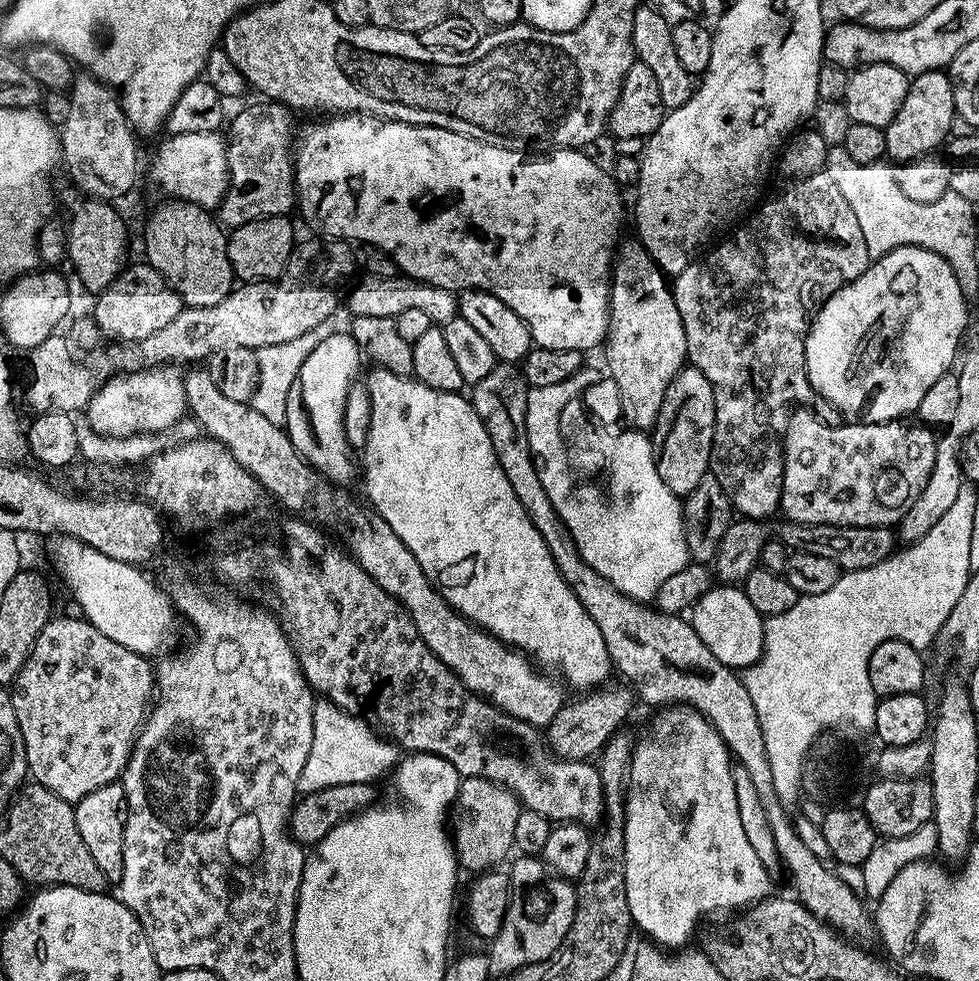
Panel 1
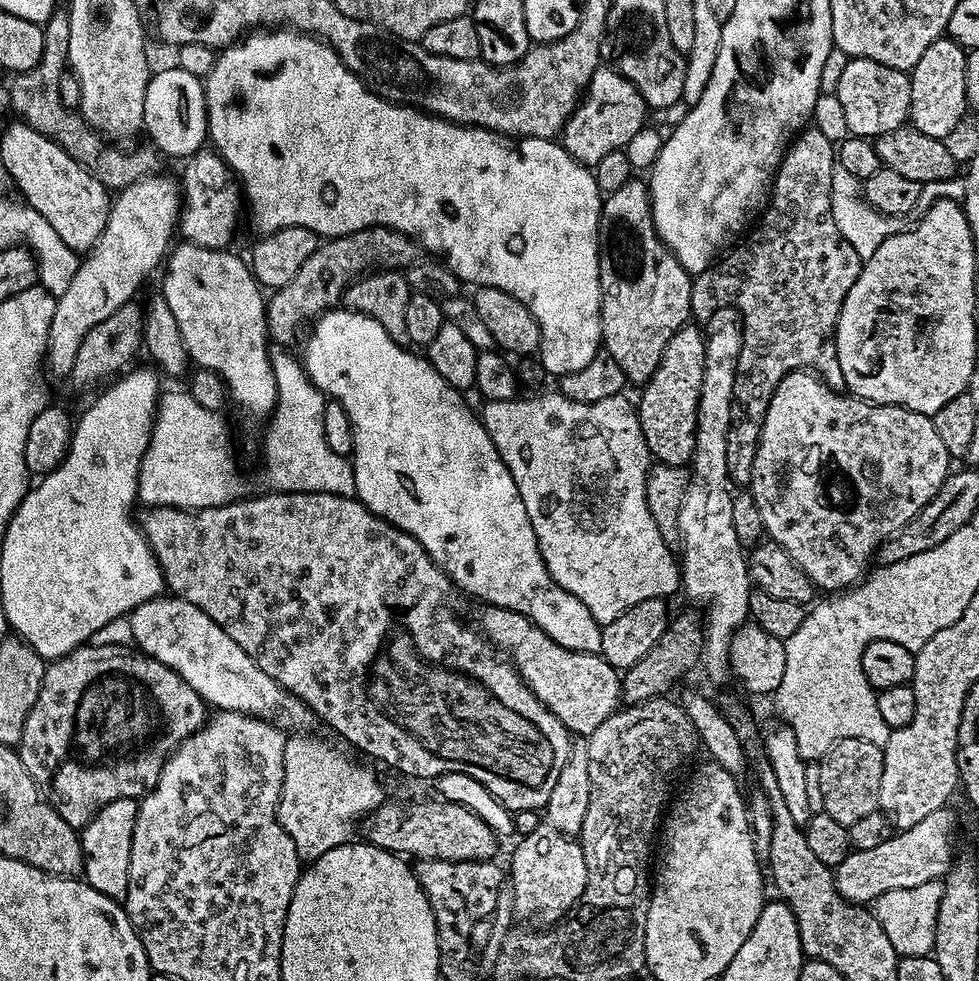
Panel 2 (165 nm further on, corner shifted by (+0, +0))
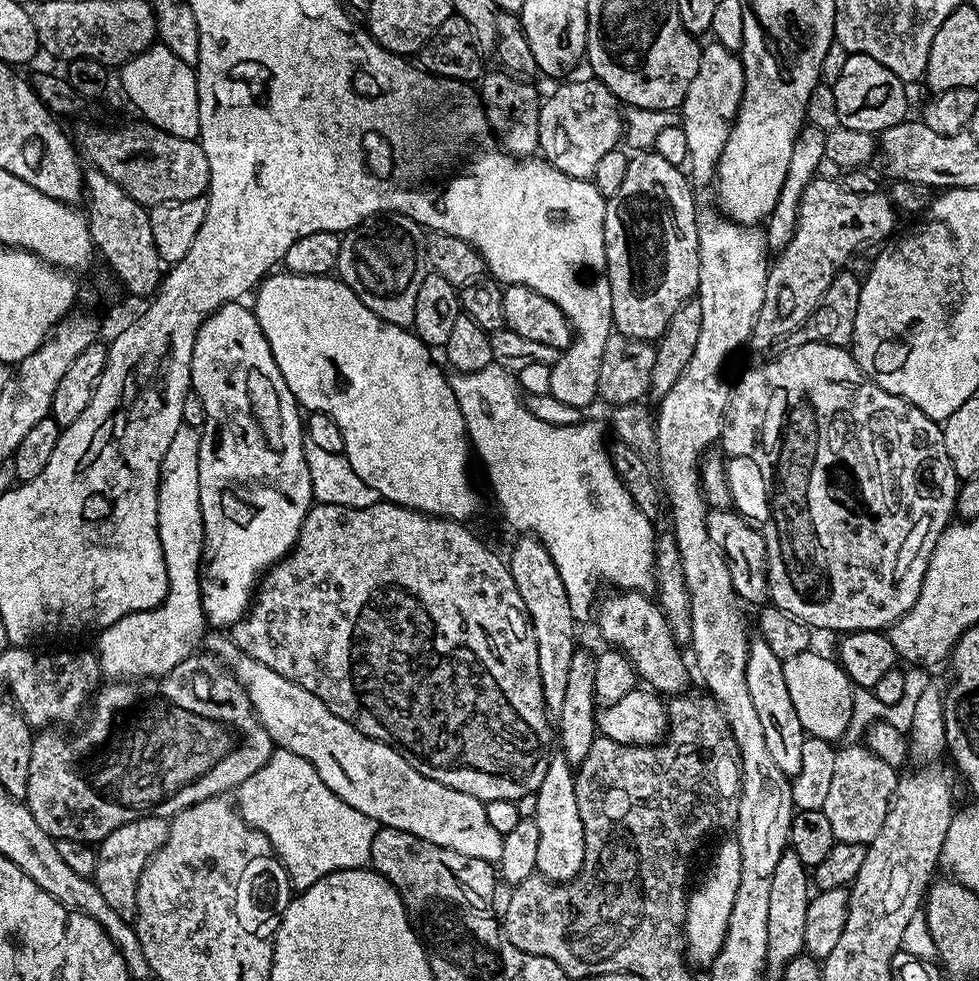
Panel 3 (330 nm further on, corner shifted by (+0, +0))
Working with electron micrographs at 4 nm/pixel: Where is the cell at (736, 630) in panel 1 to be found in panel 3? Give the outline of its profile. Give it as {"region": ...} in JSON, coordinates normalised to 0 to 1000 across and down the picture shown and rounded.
{"region":[[[834,663],[811,667],[811,671],[800,674],[800,678],[807,716],[811,716],[811,725],[822,747],[841,754],[857,755],[857,750],[861,751],[865,747],[870,731],[872,698],[866,688],[858,682],[851,670],[849,673],[846,669],[837,669]]]}

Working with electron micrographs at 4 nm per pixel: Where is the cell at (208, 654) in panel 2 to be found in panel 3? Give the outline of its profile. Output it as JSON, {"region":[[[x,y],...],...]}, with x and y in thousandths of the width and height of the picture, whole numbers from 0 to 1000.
{"region":[[[217,647],[221,648],[213,650],[211,664],[228,674],[233,684],[249,701],[249,706],[255,712],[257,723],[261,726],[261,733],[276,748],[279,759],[304,769],[304,773],[313,773],[313,777],[317,777],[317,781],[325,785],[325,793],[329,793],[329,797],[333,797],[333,801],[337,801],[337,805],[341,805],[341,809],[345,809],[345,813],[349,813],[353,822],[362,822],[362,826],[374,830],[384,837],[385,841],[393,844],[418,848],[453,864],[468,866],[468,871],[476,871],[480,875],[492,875],[499,879],[510,878],[515,853],[501,840],[493,817],[427,789],[427,785],[423,785],[423,781],[419,781],[419,777],[415,777],[411,769],[362,744],[358,736],[349,736],[349,732],[345,732],[345,728],[337,725],[324,709],[317,707],[317,703],[308,703],[308,699],[296,695],[296,691],[288,691],[288,687],[276,683],[276,679],[268,679],[268,675],[255,671],[237,655],[232,647]]]}

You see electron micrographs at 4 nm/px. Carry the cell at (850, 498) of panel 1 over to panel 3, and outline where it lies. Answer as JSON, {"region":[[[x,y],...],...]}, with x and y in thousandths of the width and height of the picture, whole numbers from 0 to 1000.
{"region":[[[830,346],[824,350],[791,364],[777,375],[766,376],[756,388],[751,388],[744,416],[740,419],[740,440],[764,441],[757,446],[752,457],[753,465],[744,469],[748,513],[751,521],[771,536],[782,552],[784,612],[788,619],[803,622],[803,626],[811,626],[811,630],[830,642],[843,640],[853,646],[906,642],[926,626],[938,610],[952,562],[956,560],[958,548],[969,537],[973,529],[971,526],[977,522],[979,486],[970,471],[970,463],[966,463],[964,437],[949,421],[938,418],[935,412],[901,398],[888,387],[887,381],[879,377],[865,354],[857,355]]]}

